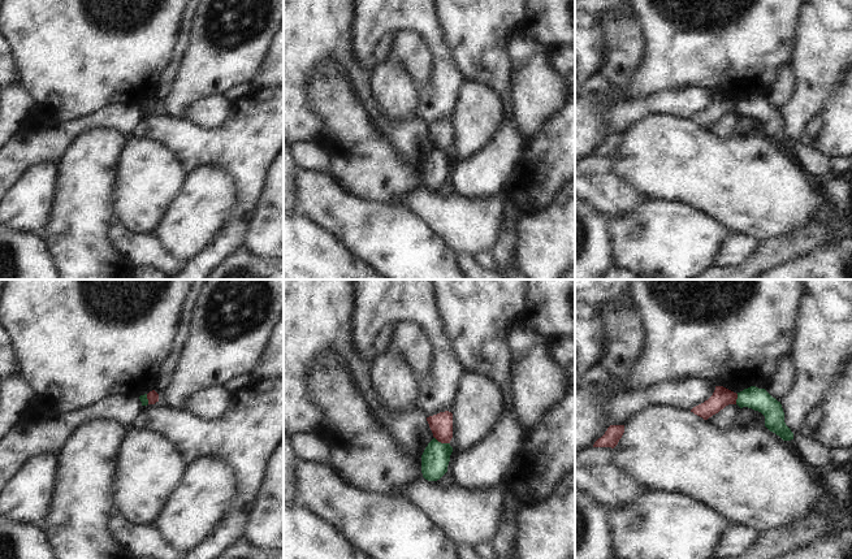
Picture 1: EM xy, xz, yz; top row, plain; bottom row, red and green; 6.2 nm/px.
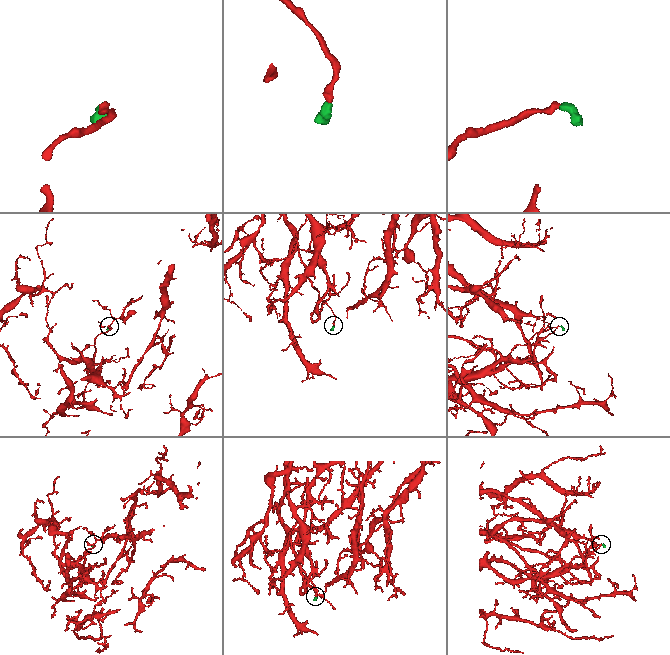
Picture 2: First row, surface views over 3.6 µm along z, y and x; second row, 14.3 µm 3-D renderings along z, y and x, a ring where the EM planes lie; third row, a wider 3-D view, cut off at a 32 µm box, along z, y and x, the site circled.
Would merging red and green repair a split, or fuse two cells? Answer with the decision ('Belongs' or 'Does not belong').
Does not belong.

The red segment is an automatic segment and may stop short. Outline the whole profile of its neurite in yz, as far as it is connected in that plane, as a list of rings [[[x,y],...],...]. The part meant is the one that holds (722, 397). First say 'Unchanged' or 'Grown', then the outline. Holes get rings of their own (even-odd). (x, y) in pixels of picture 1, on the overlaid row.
Unchanged. [[[715,386],[713,395],[705,400],[704,403],[693,407],[691,412],[708,420],[713,415],[718,413],[728,404],[736,404],[738,394],[723,387]]]

